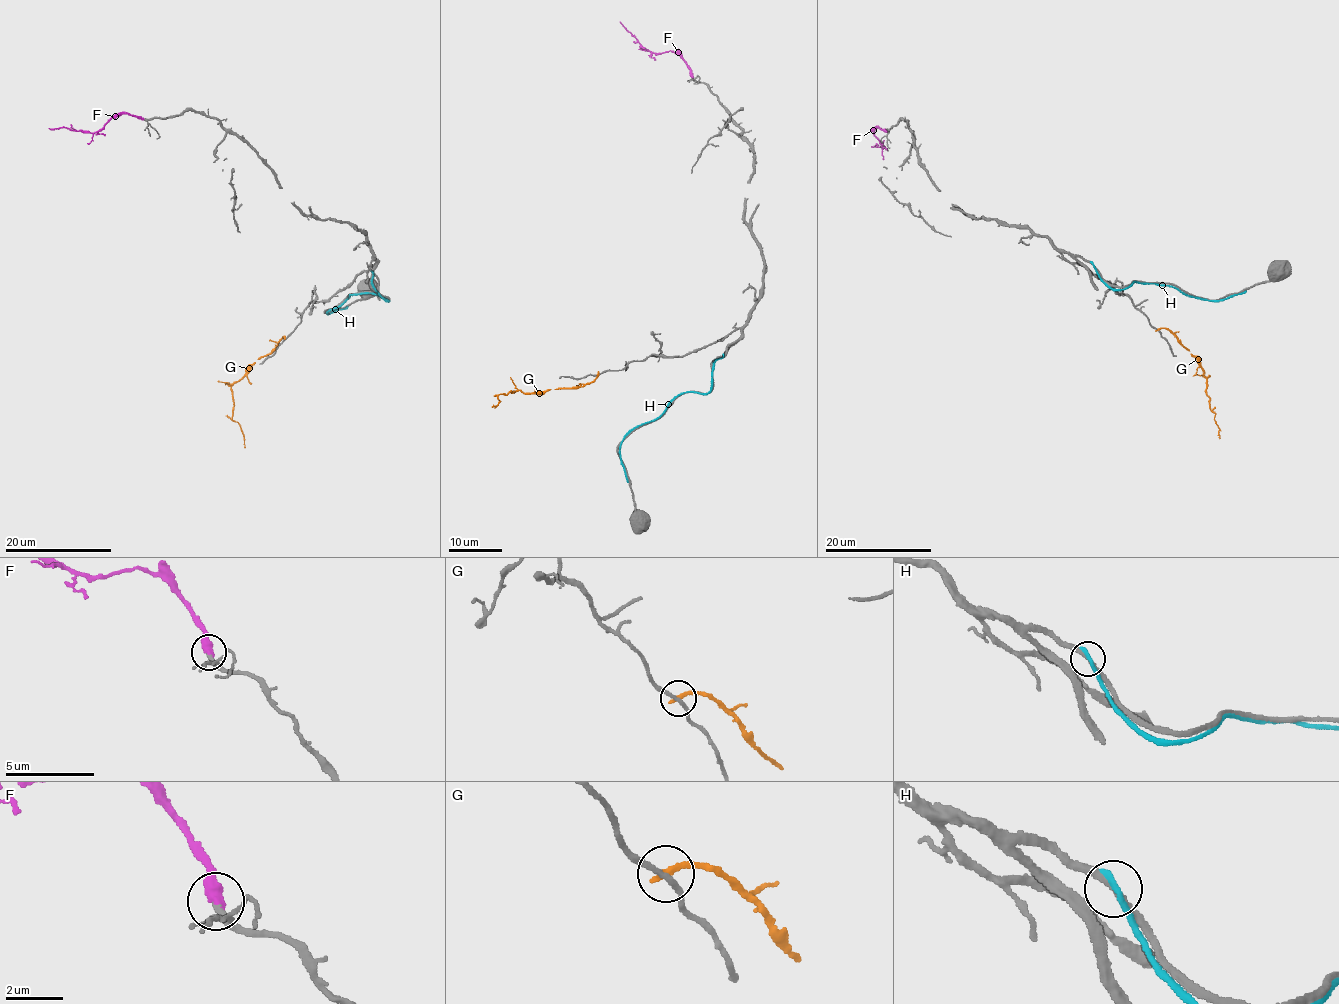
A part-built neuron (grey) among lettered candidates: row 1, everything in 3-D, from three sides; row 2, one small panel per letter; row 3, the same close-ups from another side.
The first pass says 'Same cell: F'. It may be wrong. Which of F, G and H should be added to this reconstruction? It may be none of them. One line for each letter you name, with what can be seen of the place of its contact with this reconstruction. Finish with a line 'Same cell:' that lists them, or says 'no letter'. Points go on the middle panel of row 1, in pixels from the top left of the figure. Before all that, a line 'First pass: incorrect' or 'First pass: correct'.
First pass: correct
F: contact (691, 76)
Same cell: F

